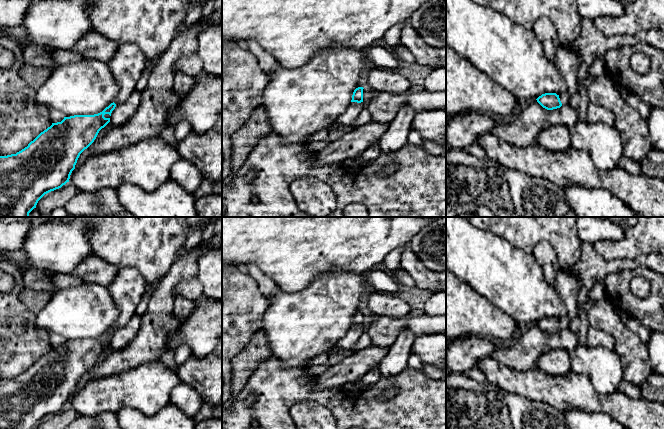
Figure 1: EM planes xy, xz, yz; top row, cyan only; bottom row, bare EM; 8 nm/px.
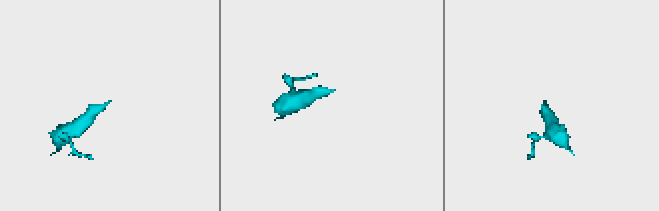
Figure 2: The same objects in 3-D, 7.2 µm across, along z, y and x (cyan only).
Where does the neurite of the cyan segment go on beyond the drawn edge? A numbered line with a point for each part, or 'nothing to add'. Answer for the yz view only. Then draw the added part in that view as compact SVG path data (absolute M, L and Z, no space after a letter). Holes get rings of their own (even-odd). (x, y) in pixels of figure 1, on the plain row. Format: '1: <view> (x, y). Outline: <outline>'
1: yz (566, 284). Outline: M560 268L552 285L566 309L566 315L559 319L562 329L566 329L569 327L570 321L578 315L580 306L578 302L579 281L568 268Z

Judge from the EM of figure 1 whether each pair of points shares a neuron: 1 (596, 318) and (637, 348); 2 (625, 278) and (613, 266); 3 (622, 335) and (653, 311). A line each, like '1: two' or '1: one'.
1: one
2: two
3: two

